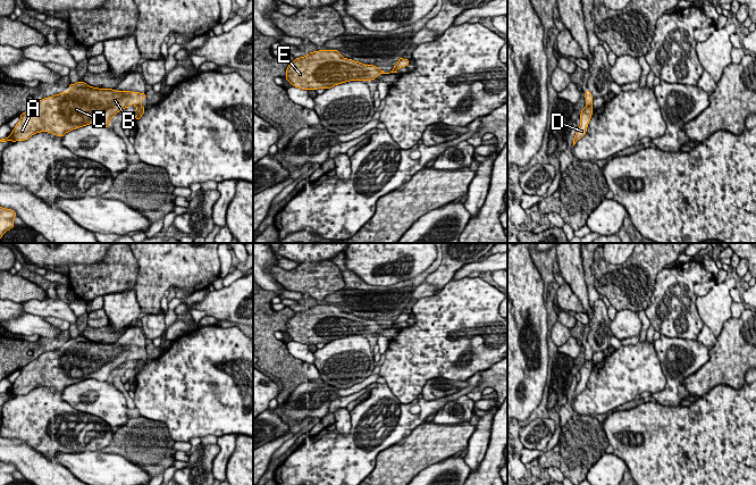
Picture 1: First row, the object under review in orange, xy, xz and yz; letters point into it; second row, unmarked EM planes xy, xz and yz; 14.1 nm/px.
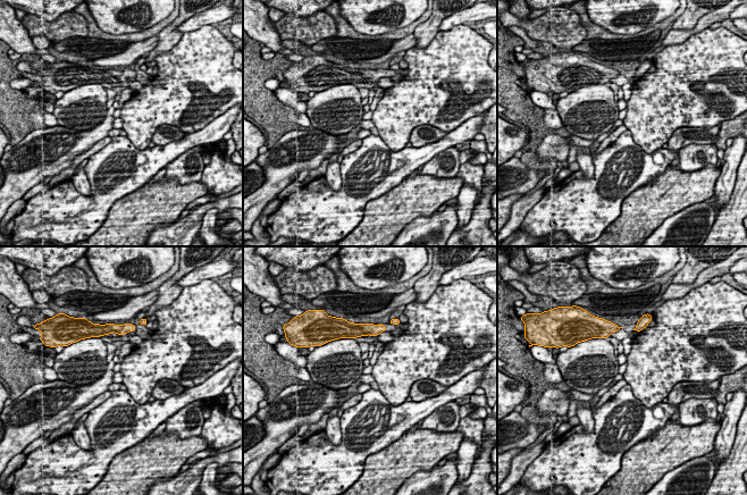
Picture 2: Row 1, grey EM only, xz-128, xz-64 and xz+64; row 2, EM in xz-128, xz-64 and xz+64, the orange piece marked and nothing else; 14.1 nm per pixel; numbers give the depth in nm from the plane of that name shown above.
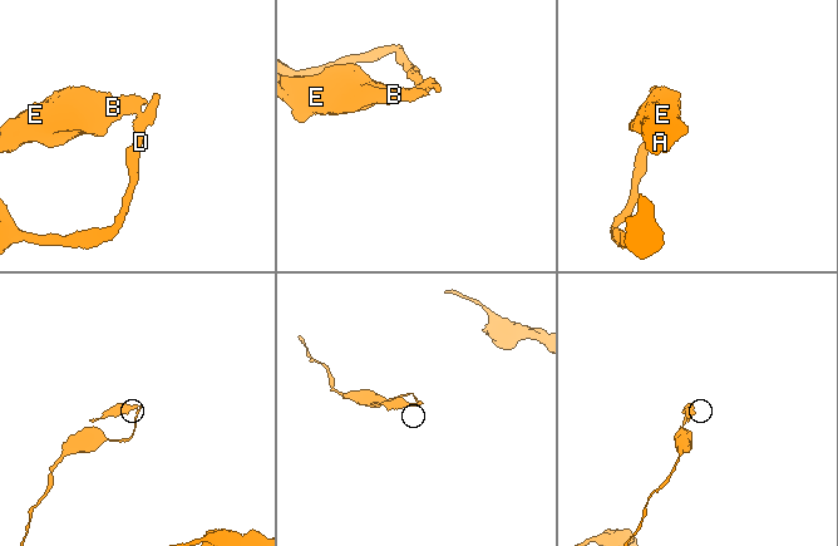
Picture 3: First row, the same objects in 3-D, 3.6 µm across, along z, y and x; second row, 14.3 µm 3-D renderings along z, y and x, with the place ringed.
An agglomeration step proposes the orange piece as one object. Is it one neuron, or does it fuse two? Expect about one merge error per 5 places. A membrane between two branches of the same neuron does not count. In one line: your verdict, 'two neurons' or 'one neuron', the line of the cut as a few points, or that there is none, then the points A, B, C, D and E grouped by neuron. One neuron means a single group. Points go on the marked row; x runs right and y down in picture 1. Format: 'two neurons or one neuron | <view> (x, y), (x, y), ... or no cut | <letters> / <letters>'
two neurons | xy (140, 105), (137, 107) | A B C E / D

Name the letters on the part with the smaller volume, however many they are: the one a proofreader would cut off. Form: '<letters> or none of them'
A, B, C, E

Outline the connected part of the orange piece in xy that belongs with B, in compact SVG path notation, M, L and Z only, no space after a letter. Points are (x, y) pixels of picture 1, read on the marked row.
M84 82L69 84L69 92L61 92L50 98L43 98L37 104L19 115L20 120L16 124L9 137L0 139L0 142L28 140L32 135L41 132L53 133L62 137L69 131L94 124L99 127L110 126L110 119L124 108L131 104L142 104L142 99L148 94L131 91L115 91L114 89L92 87Z

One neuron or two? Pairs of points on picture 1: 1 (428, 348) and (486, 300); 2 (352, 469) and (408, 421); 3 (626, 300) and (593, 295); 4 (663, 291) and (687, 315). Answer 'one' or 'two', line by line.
1: one
2: one
3: two
4: one

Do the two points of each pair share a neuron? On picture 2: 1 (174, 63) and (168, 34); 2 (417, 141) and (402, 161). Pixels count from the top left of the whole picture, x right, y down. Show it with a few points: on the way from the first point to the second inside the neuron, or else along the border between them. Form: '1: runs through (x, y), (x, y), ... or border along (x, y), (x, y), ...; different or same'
1: border along (183, 34), (170, 49), (160, 51), (152, 59); different
2: border along (438, 140), (420, 147), (412, 147); different

